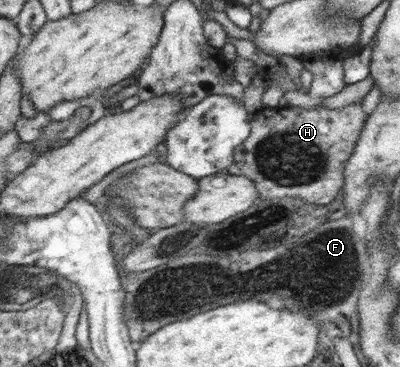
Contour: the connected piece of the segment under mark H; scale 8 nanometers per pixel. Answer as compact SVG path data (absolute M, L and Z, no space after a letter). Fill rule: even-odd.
M360 102L339 110L324 107L311 110L299 106L262 108L257 114L250 116L250 133L233 149L232 161L226 166L225 172L228 175L245 176L253 181L258 190L257 200L299 197L311 204L331 203L344 184L342 173L345 171L345 162L357 146L358 136L365 129L365 123L365 112Z

